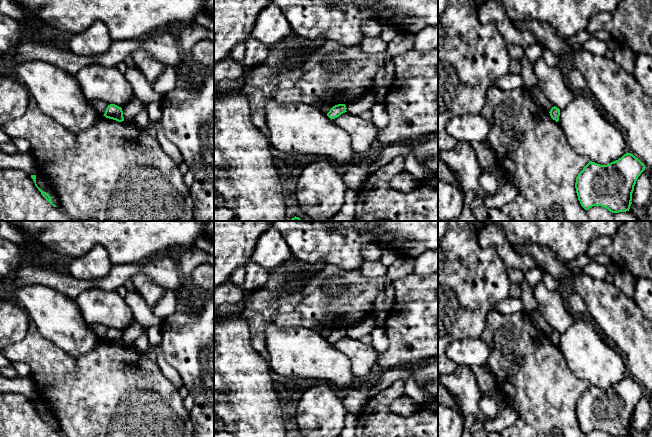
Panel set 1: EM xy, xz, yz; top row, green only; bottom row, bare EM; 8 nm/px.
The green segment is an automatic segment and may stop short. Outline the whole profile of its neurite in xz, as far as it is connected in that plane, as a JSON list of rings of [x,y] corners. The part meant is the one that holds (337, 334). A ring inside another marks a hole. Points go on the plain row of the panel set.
[[[338,328],[333,330],[330,335],[327,337],[327,340],[332,344],[339,341],[341,338],[347,336],[345,328]]]

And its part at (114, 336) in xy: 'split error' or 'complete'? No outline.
complete

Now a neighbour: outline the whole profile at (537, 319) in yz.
[[[535,309],[529,314],[530,314],[531,320],[533,324],[535,325],[535,327],[540,329],[544,333],[546,333],[548,336],[550,336],[551,332],[554,331],[554,329],[543,318],[543,316],[538,311],[538,309]]]

